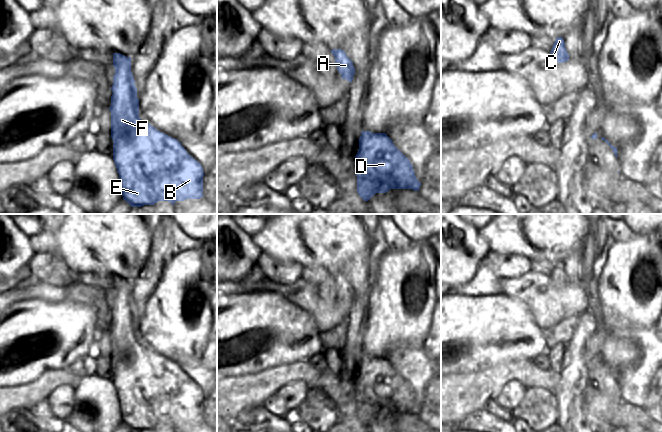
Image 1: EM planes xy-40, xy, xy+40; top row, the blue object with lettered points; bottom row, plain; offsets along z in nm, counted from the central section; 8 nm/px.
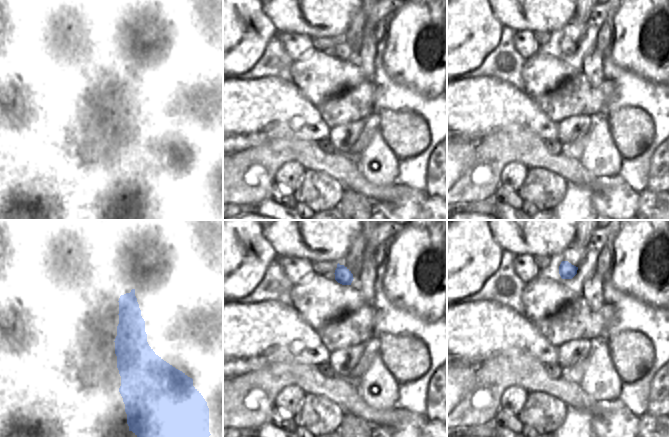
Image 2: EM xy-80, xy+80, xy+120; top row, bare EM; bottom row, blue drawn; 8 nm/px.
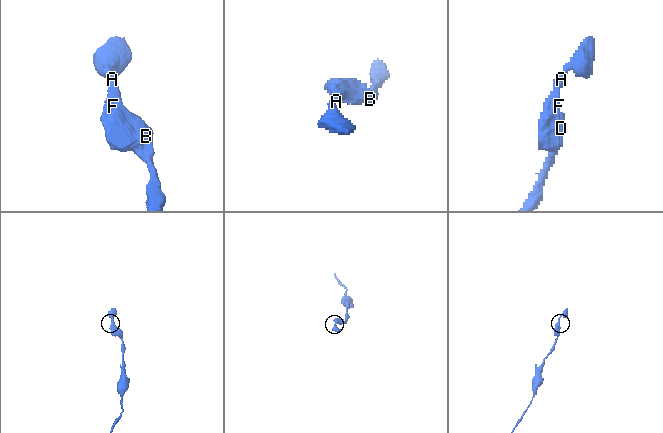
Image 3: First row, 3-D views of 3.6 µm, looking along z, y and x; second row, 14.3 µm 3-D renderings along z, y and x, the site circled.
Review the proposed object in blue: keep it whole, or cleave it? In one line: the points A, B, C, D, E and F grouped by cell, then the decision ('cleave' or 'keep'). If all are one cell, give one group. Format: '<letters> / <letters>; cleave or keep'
A B D E F / C; cleave

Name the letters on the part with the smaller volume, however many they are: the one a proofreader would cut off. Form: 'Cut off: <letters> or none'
Cut off: C.

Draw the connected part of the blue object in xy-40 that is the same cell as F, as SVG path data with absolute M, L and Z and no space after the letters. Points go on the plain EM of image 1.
M113 277L113 290L115 298L111 314L111 362L113 364L113 384L119 398L121 408L121 418L123 423L131 431L142 431L144 429L154 429L158 425L168 425L175 428L176 425L186 423L200 423L203 421L203 392L181 369L181 367L158 355L155 351L142 345L139 342L139 323L137 322L137 312L131 296L131 281L126 281L120 277Z

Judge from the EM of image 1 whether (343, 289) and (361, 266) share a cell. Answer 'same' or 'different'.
same

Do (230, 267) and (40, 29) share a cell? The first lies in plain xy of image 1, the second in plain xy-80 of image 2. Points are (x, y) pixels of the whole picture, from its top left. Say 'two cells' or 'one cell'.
two cells

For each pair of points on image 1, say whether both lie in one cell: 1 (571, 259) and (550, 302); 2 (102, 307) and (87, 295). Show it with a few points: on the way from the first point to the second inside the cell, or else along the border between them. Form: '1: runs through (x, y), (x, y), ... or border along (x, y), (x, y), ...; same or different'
1: border along (569, 282), (575, 282), (585, 290); different
2: runs through (98, 303), (91, 296); same

